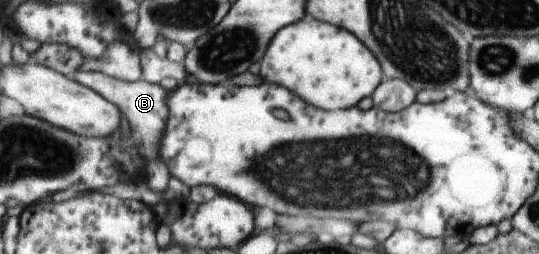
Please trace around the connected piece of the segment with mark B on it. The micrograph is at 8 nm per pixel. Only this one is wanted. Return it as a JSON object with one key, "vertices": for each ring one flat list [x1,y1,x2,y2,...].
{"vertices":[[93,71,75,72,72,77,87,89,98,93,103,99,113,102,128,119,131,143,137,148,137,157,139,156,156,156,159,140,165,129,167,120,167,107,165,106,165,97,167,91,159,84,149,83,140,78,137,81,121,81,103,73,93,73]]}

